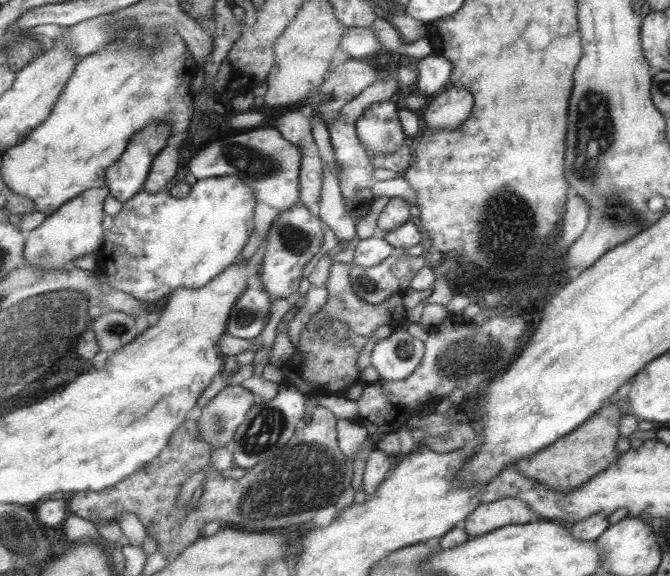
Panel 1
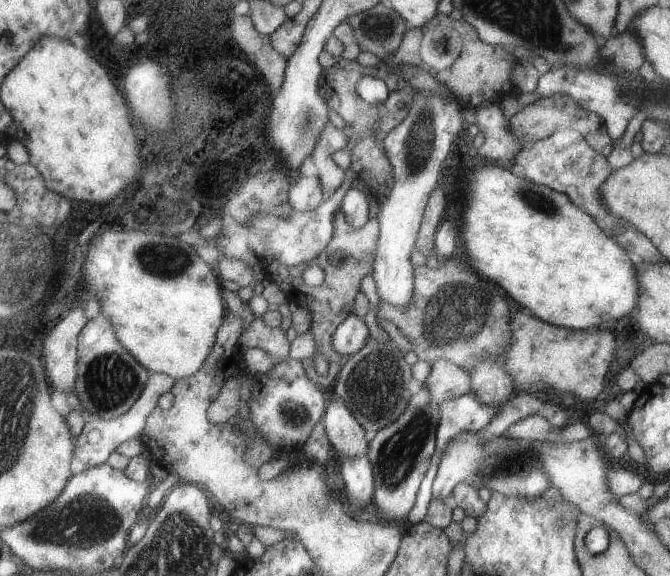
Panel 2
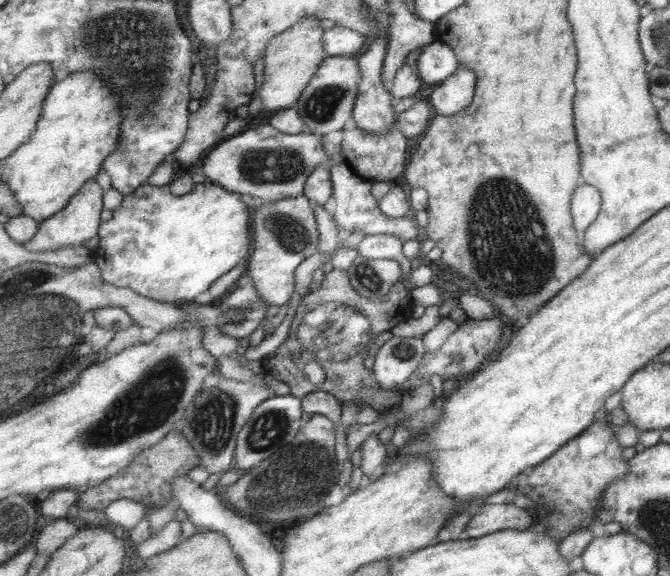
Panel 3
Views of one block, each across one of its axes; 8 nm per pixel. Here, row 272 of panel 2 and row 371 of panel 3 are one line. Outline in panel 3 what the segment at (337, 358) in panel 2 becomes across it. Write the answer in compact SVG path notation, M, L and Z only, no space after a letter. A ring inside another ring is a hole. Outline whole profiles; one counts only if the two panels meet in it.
M333 269L331 272L324 273L323 283L319 290L309 291L304 295L301 300L299 307L297 308L297 314L294 316L292 323L289 328L288 337L281 344L276 351L273 351L266 356L261 357L260 363L263 372L272 375L273 377L284 381L290 388L290 392L293 393L297 398L305 398L309 391L309 378L303 373L303 366L309 361L319 362L325 371L325 381L320 385L316 386L317 390L327 391L334 394L341 402L353 402L358 405L360 403L359 392L363 388L371 388L376 390L383 390L380 382L376 379L375 373L371 368L367 368L363 364L365 356L360 353L356 356L349 357L346 360L335 362L335 360L323 360L307 350L301 342L299 342L299 336L297 336L297 328L303 324L303 318L307 312L315 310L317 306L321 304L327 304L327 302L334 302L345 306L344 314L351 314L354 309L360 311L362 315L367 318L370 323L370 330L374 333L380 333L390 331L396 324L406 321L414 317L413 300L411 299L411 288L407 286L404 280L395 284L395 288L382 298L365 298L361 296L350 281L350 272L348 270Z

